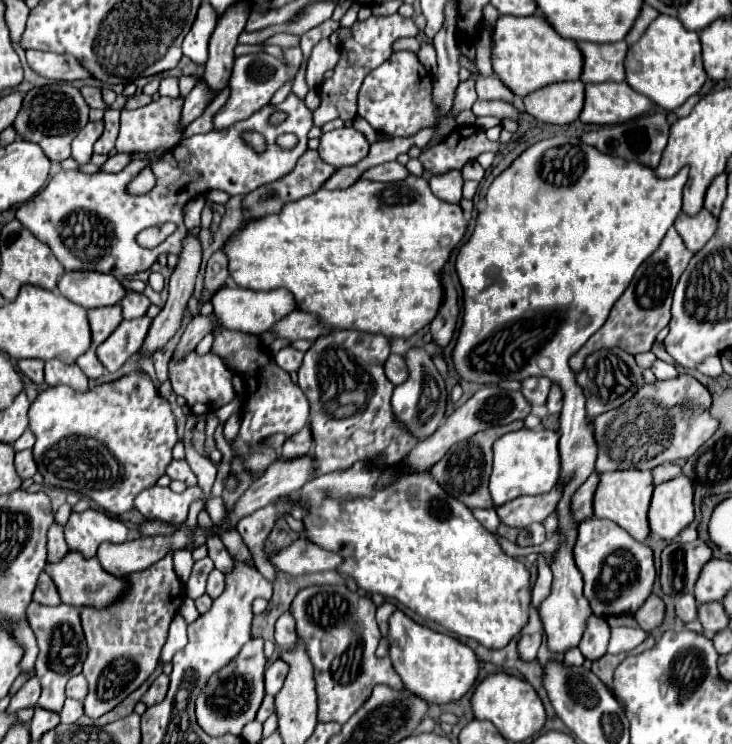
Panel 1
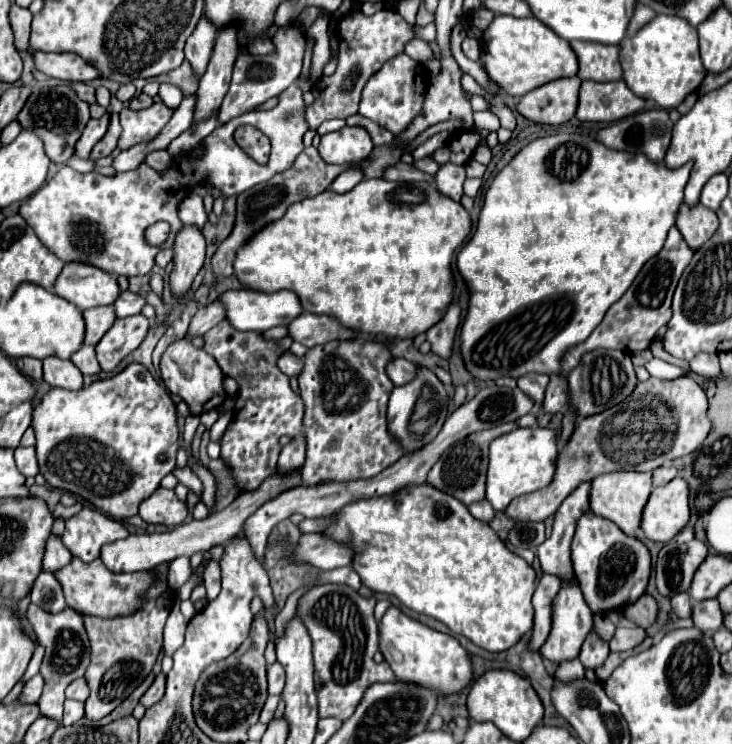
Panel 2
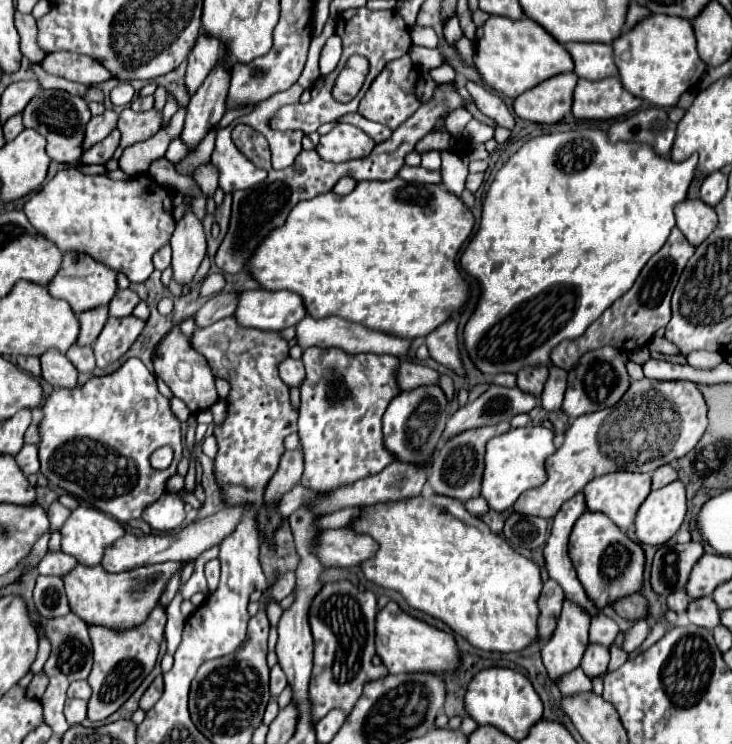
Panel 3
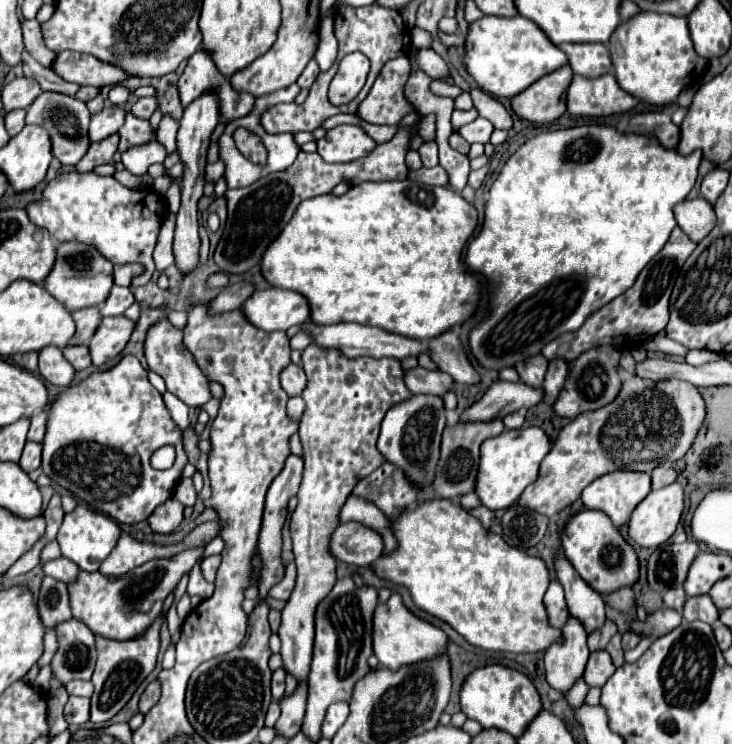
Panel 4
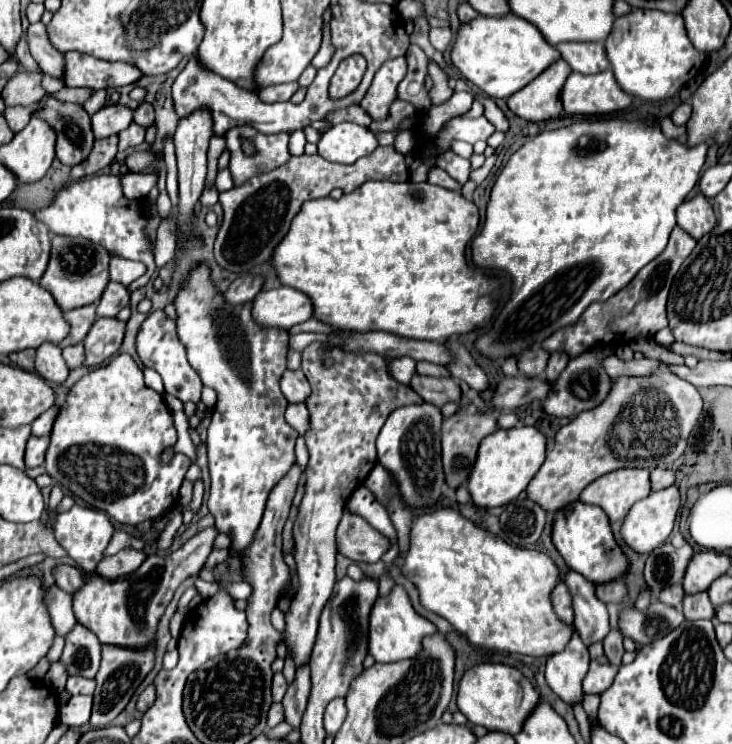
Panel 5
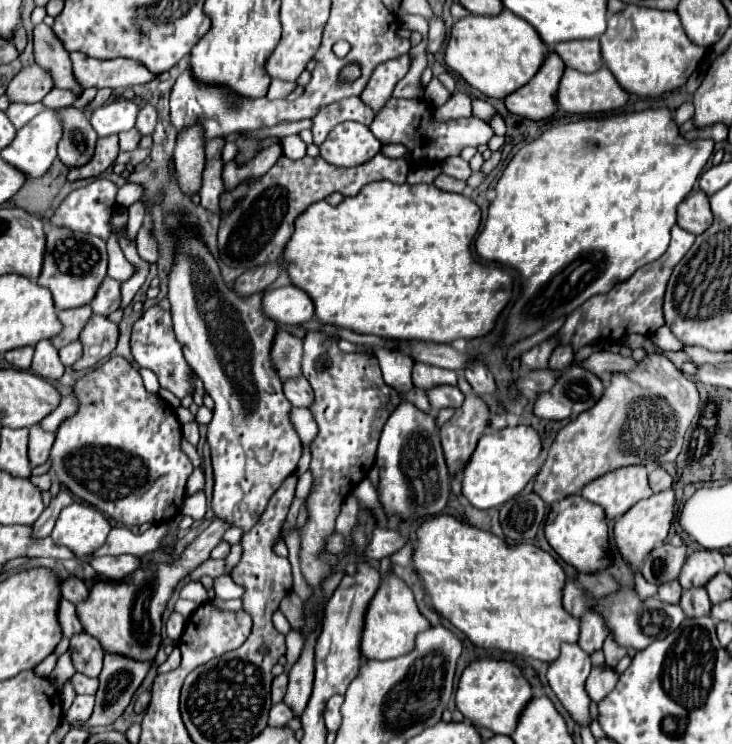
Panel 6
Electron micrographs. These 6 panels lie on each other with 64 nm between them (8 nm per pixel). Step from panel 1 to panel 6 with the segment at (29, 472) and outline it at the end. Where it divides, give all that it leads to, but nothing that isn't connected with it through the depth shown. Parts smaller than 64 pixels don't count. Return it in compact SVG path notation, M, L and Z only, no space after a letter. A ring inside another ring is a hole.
M40 426L30 428L30 442L28 442L28 460L32 466L40 466L48 460L48 452L52 448L54 434L44 432Z

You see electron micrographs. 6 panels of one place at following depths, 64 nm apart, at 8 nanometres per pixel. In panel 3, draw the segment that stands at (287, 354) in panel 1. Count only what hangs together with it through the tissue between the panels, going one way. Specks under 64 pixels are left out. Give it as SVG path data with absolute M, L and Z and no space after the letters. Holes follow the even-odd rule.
M290 356L280 362L280 378L288 386L300 386L304 380L304 364L302 360L292 360Z

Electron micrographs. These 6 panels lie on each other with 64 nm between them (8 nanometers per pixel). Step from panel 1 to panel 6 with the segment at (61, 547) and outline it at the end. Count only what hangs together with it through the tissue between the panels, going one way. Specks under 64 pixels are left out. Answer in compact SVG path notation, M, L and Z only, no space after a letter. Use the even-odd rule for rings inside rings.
M76 576L64 578L62 584L60 584L60 588L62 588L62 596L68 598L70 602L74 602L74 604L80 602L80 600L84 600L88 596L88 586L80 578L76 578Z

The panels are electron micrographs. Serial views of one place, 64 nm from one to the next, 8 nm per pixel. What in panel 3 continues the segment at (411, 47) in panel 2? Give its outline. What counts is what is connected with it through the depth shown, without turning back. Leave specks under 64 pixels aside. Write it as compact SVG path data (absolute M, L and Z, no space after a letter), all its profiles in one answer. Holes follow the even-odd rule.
M412 46L408 54L410 54L412 62L414 62L420 70L424 70L424 72L442 64L442 56L440 56L440 52L438 52L436 48L430 50L430 48L424 48L424 46Z

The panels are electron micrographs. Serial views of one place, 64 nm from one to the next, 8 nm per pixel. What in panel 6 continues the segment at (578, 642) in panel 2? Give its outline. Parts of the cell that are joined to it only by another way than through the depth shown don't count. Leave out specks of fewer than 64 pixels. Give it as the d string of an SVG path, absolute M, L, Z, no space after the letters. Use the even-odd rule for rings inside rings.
M564 644L556 662L548 666L548 684L570 712L578 724L588 724L588 704L590 698L584 690L584 682L590 674L590 656L580 648L580 644Z

